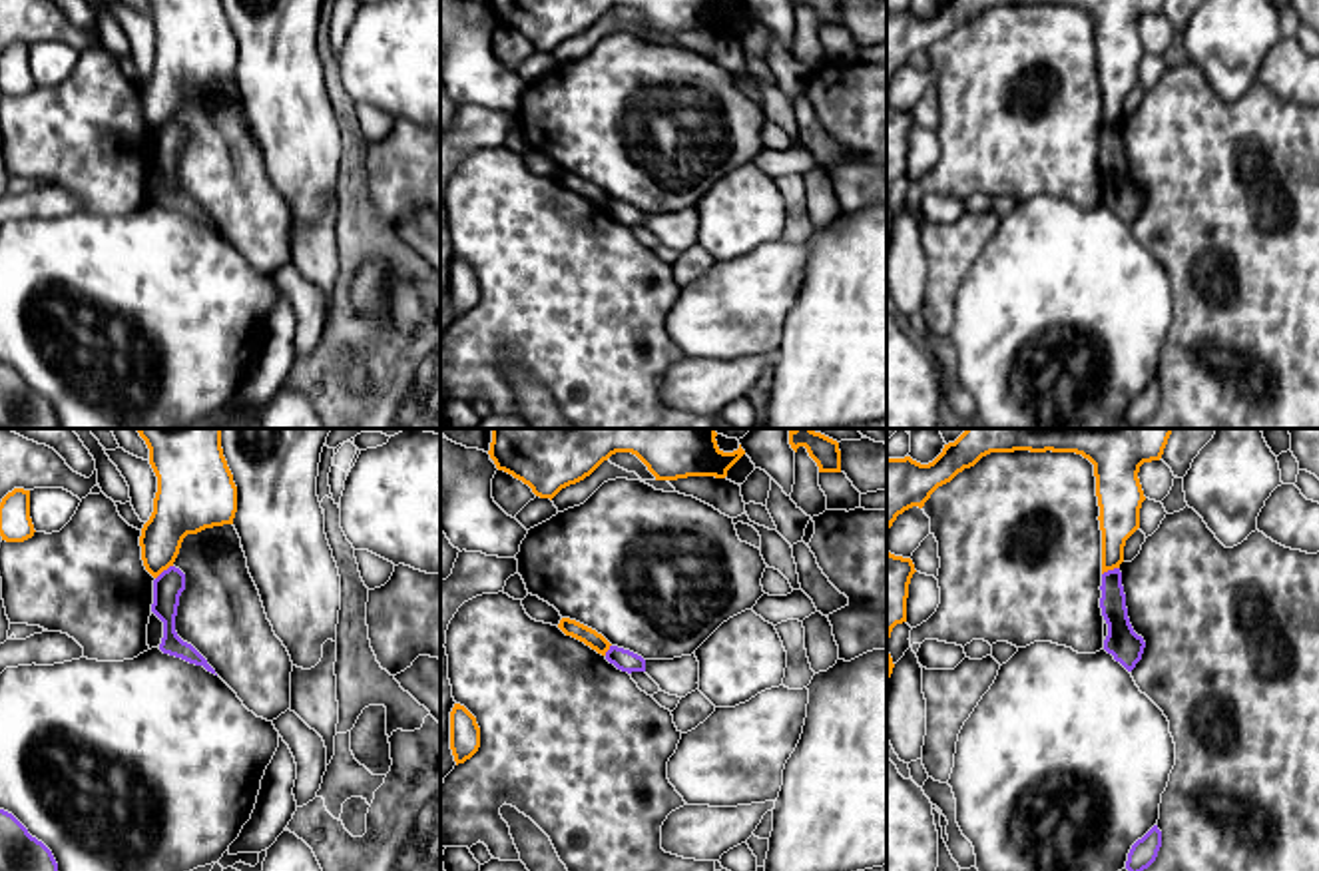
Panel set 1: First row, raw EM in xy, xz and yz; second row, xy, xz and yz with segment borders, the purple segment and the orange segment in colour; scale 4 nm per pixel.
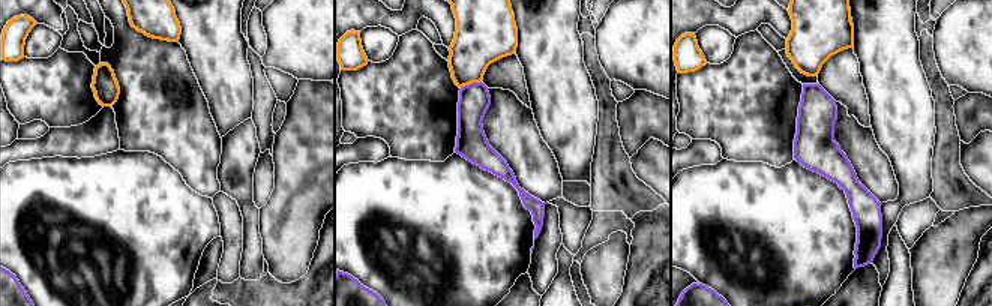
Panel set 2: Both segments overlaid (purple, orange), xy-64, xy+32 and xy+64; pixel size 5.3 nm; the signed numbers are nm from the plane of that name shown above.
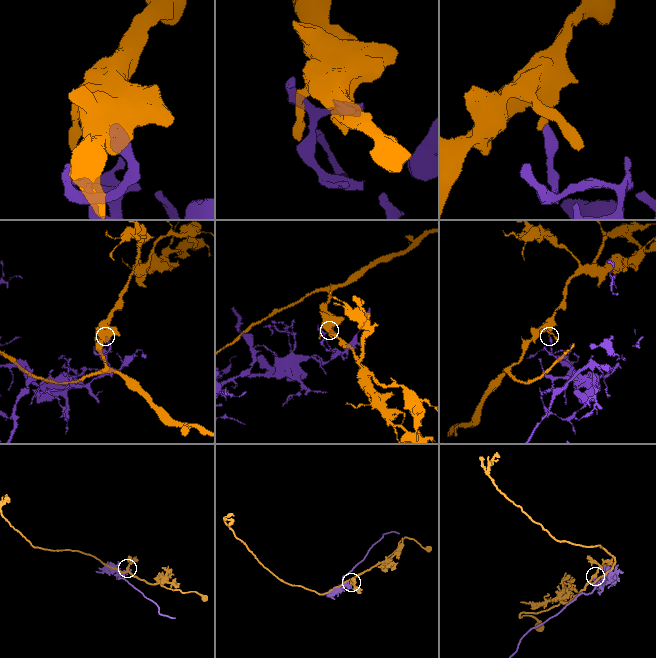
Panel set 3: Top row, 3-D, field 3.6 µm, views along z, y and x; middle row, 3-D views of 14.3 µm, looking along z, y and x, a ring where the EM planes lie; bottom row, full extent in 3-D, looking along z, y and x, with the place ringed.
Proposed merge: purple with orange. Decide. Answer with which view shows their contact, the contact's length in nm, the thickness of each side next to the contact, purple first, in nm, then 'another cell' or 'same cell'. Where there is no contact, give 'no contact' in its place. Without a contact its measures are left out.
xy | 90 nm | 120/200 nm | another cell

